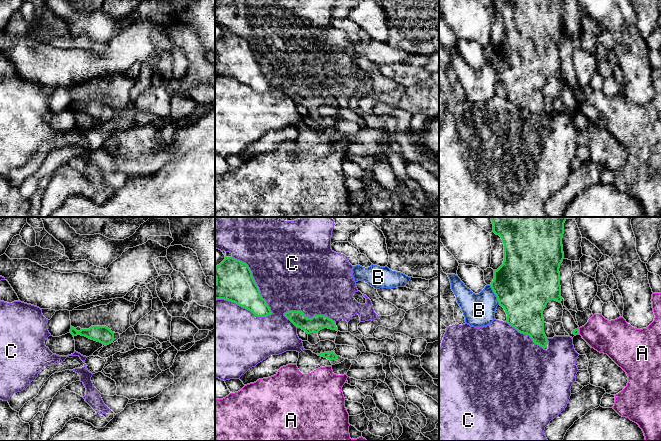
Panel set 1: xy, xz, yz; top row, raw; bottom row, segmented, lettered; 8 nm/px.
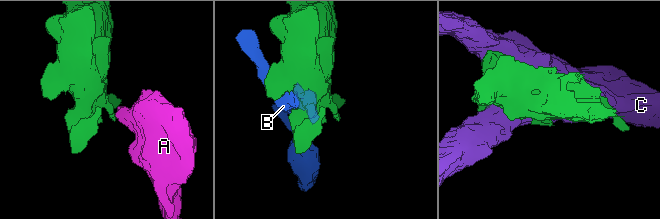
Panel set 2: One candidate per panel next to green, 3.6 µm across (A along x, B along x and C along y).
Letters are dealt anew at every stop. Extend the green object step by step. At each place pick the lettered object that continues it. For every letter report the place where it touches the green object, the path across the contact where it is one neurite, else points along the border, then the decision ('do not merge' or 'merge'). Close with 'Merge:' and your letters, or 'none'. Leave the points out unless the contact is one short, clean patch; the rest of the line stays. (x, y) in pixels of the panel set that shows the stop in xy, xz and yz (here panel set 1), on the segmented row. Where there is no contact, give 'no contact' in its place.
A: meets green in yz at (578, 331); border along yz (578, 328), (579, 333); do not merge
B: meets green in yz at (495, 294); do not merge
C: meets green in xz at (255, 283); do not merge
Merge: none

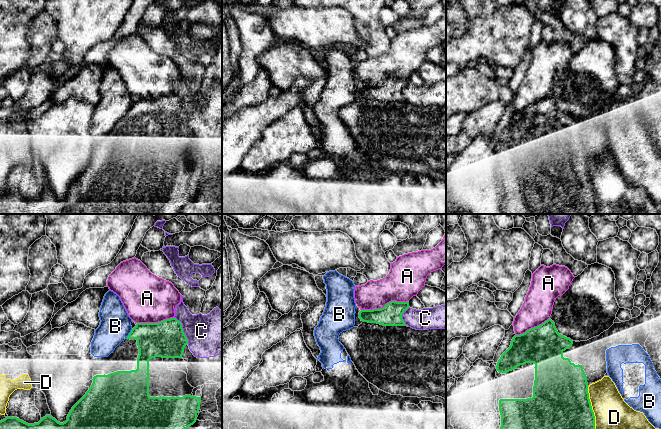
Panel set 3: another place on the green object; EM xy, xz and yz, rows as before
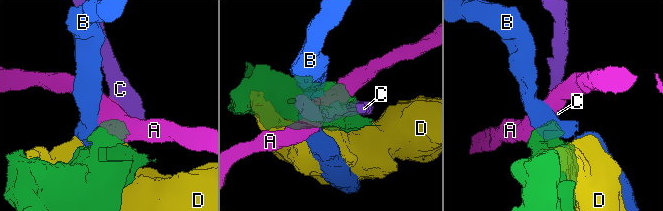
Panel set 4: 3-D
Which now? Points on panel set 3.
A: meets green in xz at (385, 305); do not merge
B: meets green in xy at (129, 334); border along xy (132, 329), (125, 338); do not merge
C: meets green in xy at (182, 330); border along xy (174, 317), (181, 323), (182, 331), (188, 343); do not merge
D: meets green in yz at (591, 408); do not merge
Merge: none

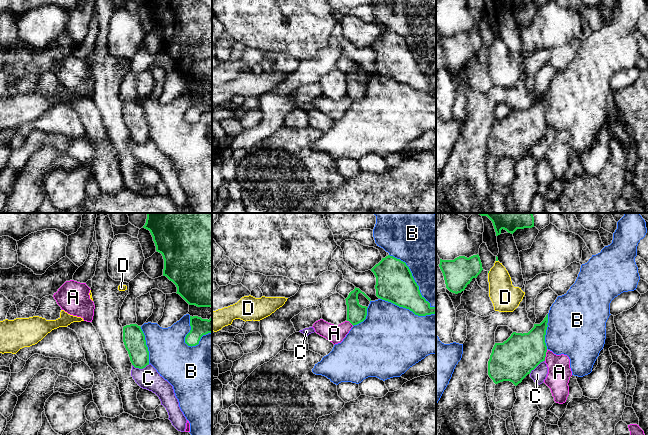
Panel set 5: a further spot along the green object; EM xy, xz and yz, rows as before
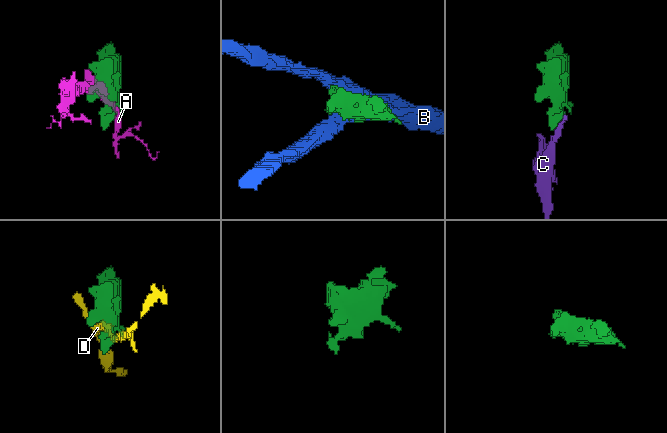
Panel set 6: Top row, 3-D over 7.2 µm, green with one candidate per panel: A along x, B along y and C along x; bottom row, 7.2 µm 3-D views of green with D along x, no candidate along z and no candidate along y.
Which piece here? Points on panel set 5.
A: meets green in yz at (545, 355); border along yz (547, 349), (544, 360); do not merge
B: meets green in xz at (413, 278); do not merge
C: meets green in xy at (140, 368); border along xy (149, 364), (142, 368), (135, 368), (132, 365); do not merge
D: no contact; do not merge
Merge: none

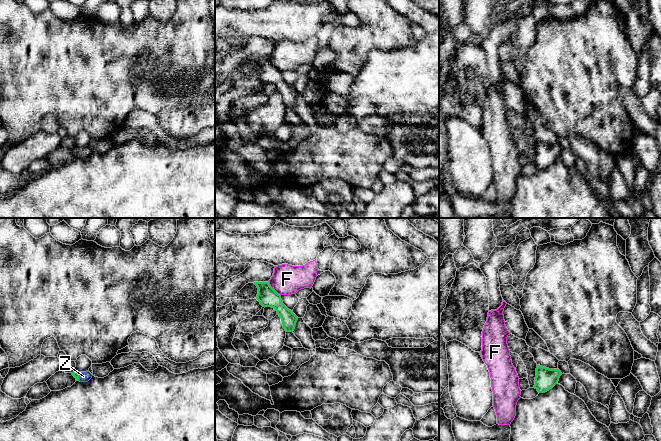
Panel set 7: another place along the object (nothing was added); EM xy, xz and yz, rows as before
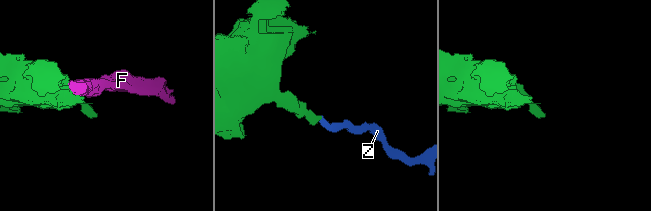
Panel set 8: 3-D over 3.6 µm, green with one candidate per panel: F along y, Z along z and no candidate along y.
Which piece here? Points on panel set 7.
F: meets green in xz at (273, 289); do not merge
Z: meets green in xy at (78, 376); runs through xy (76, 374), (78, 376), (83, 376); merge
Merge: Z

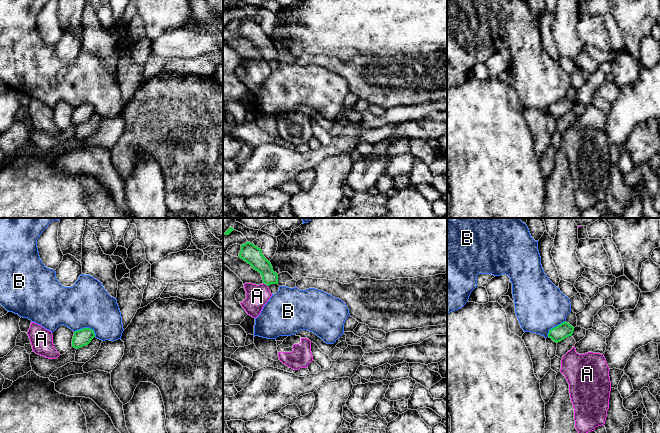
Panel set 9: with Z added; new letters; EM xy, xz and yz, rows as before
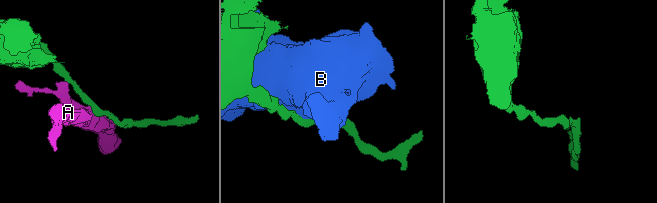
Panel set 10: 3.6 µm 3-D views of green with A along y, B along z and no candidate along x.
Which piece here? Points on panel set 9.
A: meets green in xz at (265, 283); border along xz (263, 282), (267, 286); do not merge
B: meets green in xy at (86, 328); do not merge
Merge: none

